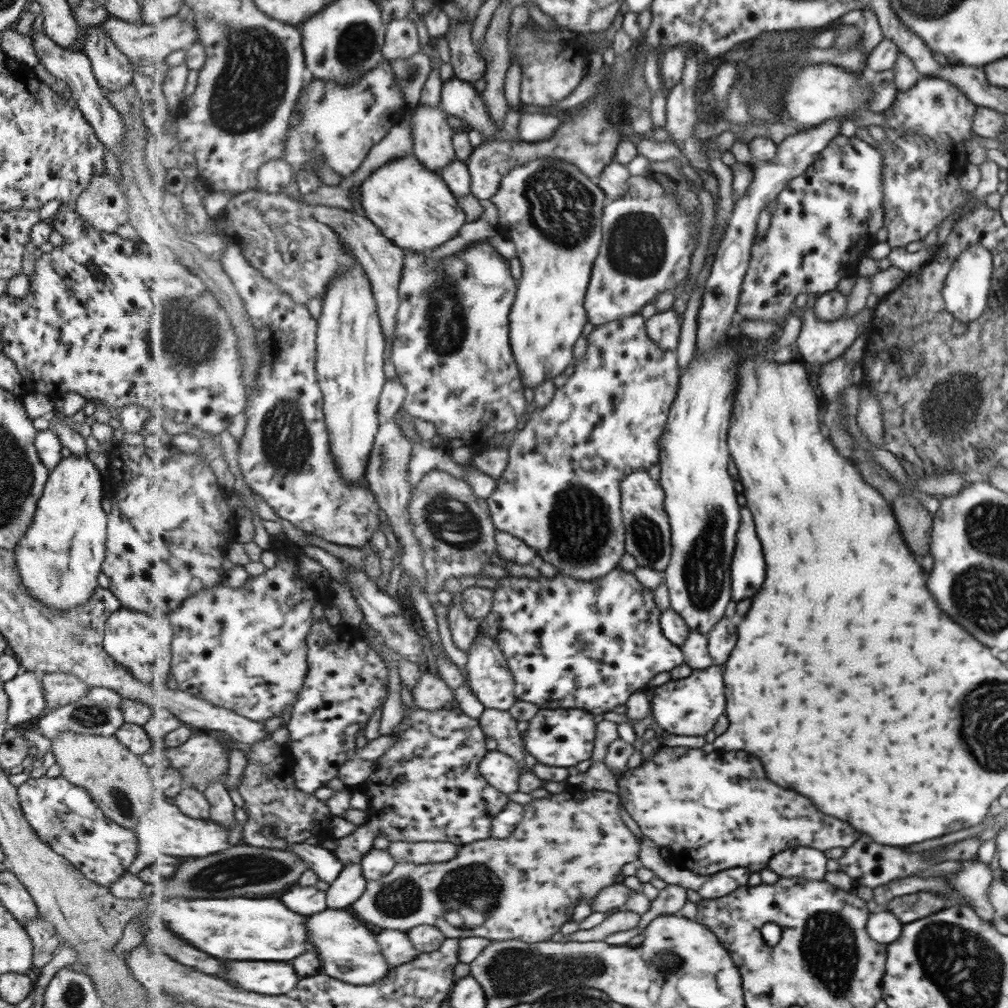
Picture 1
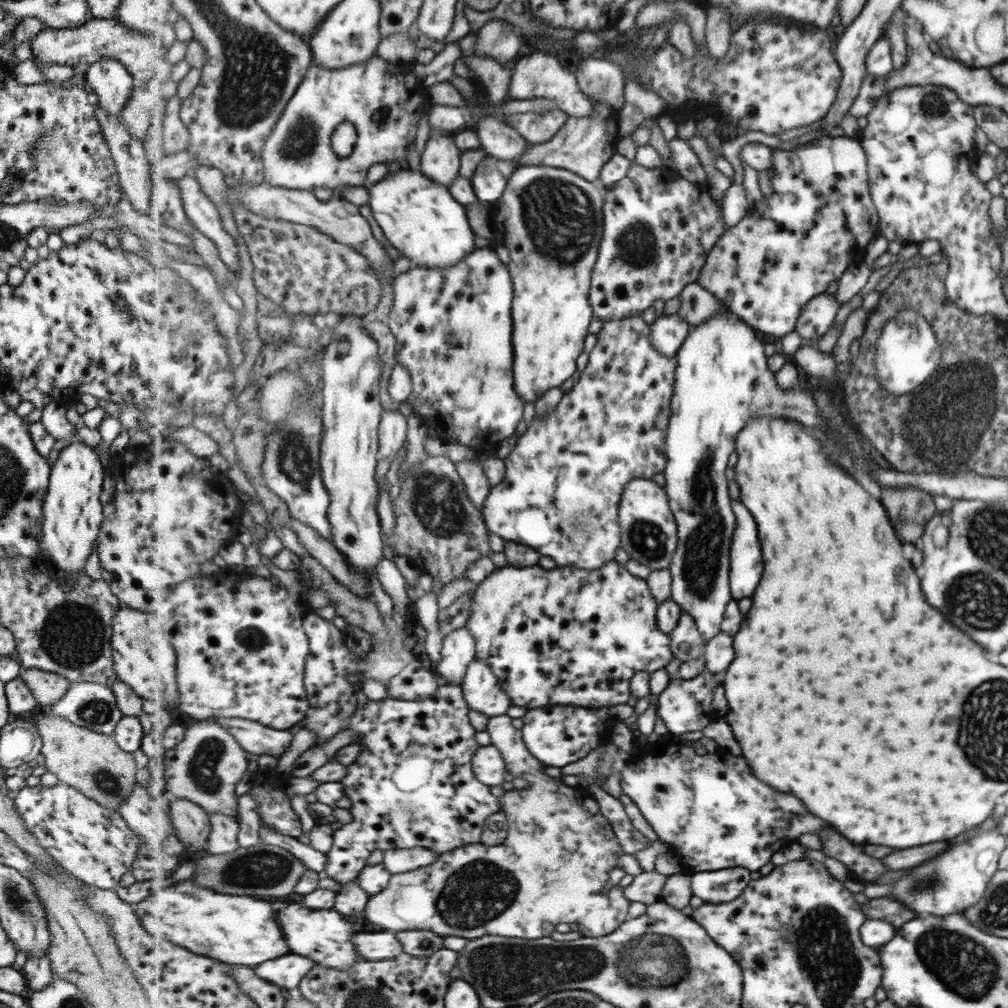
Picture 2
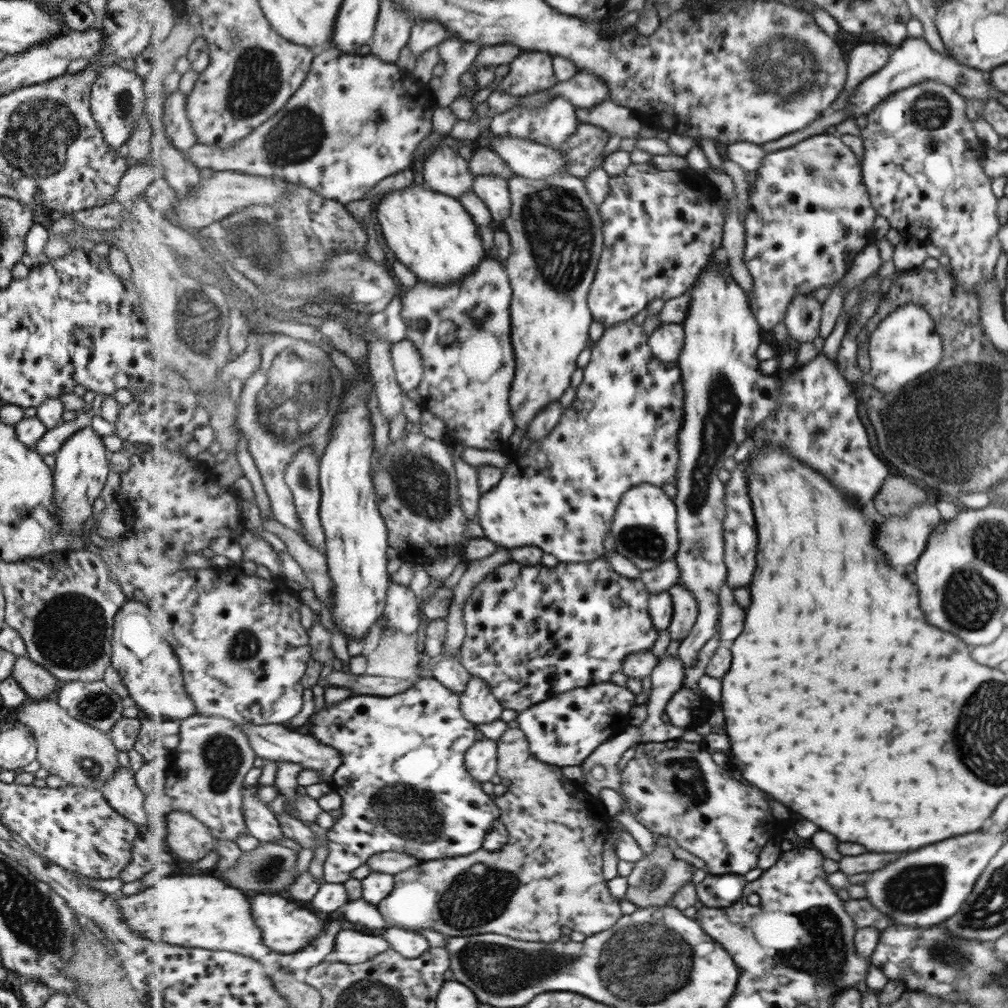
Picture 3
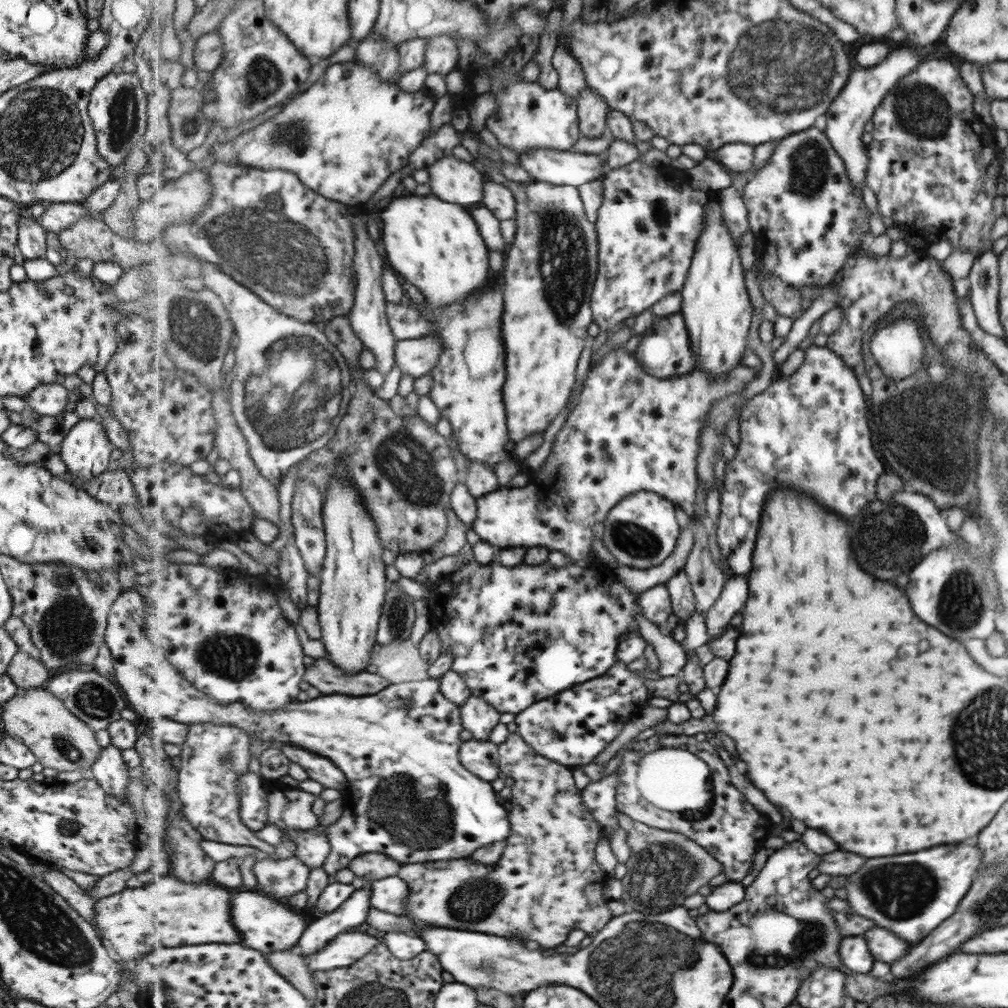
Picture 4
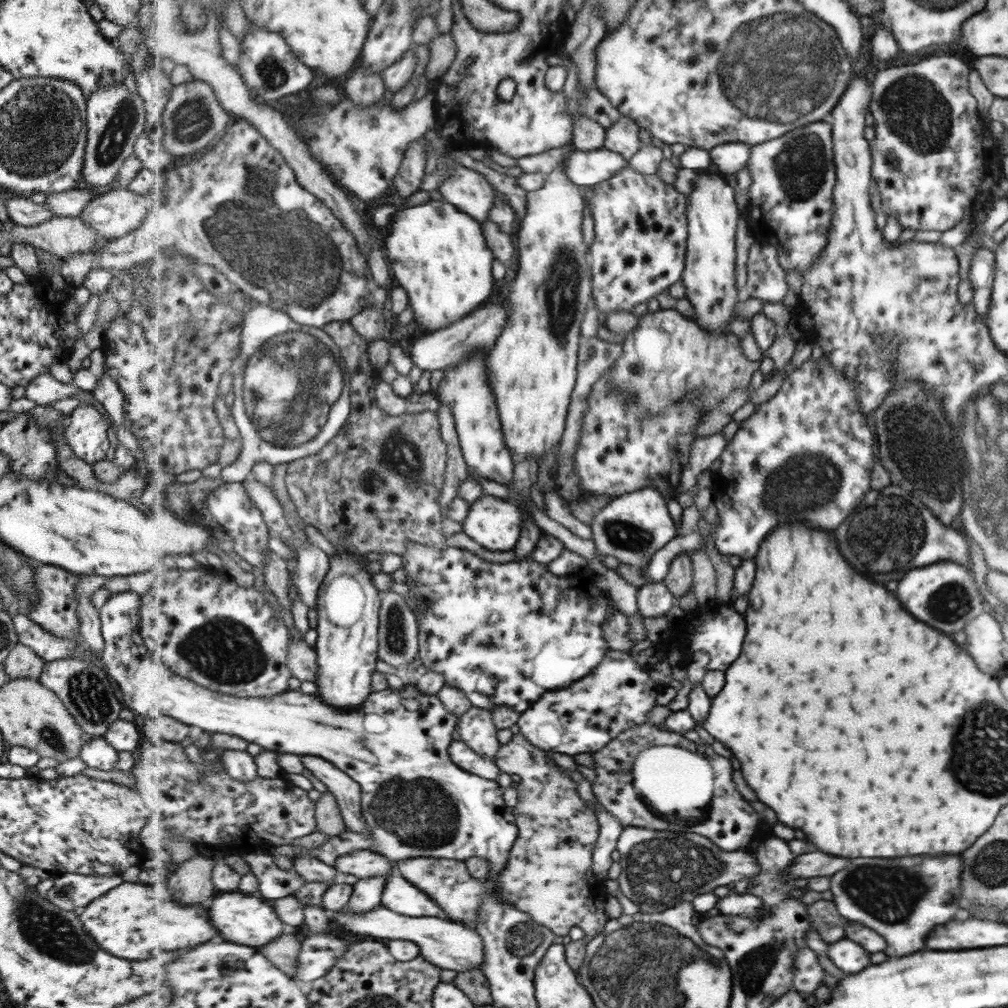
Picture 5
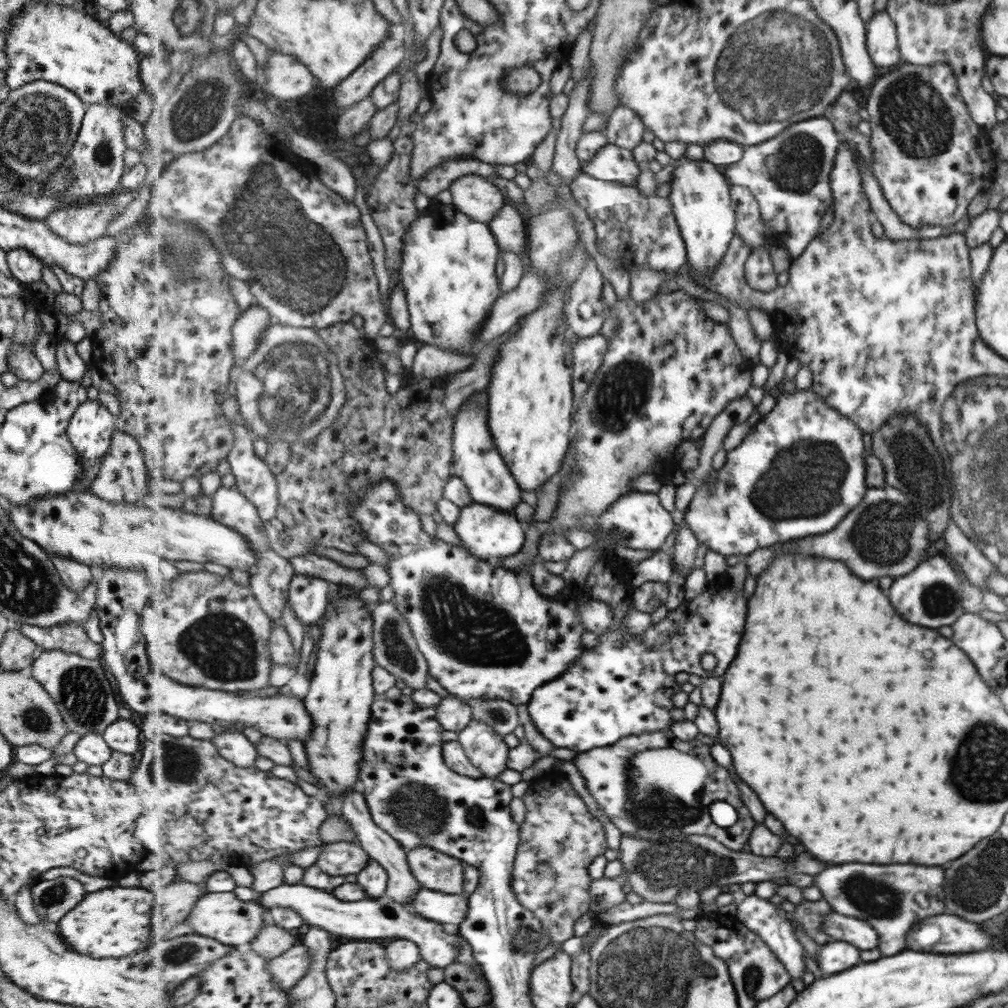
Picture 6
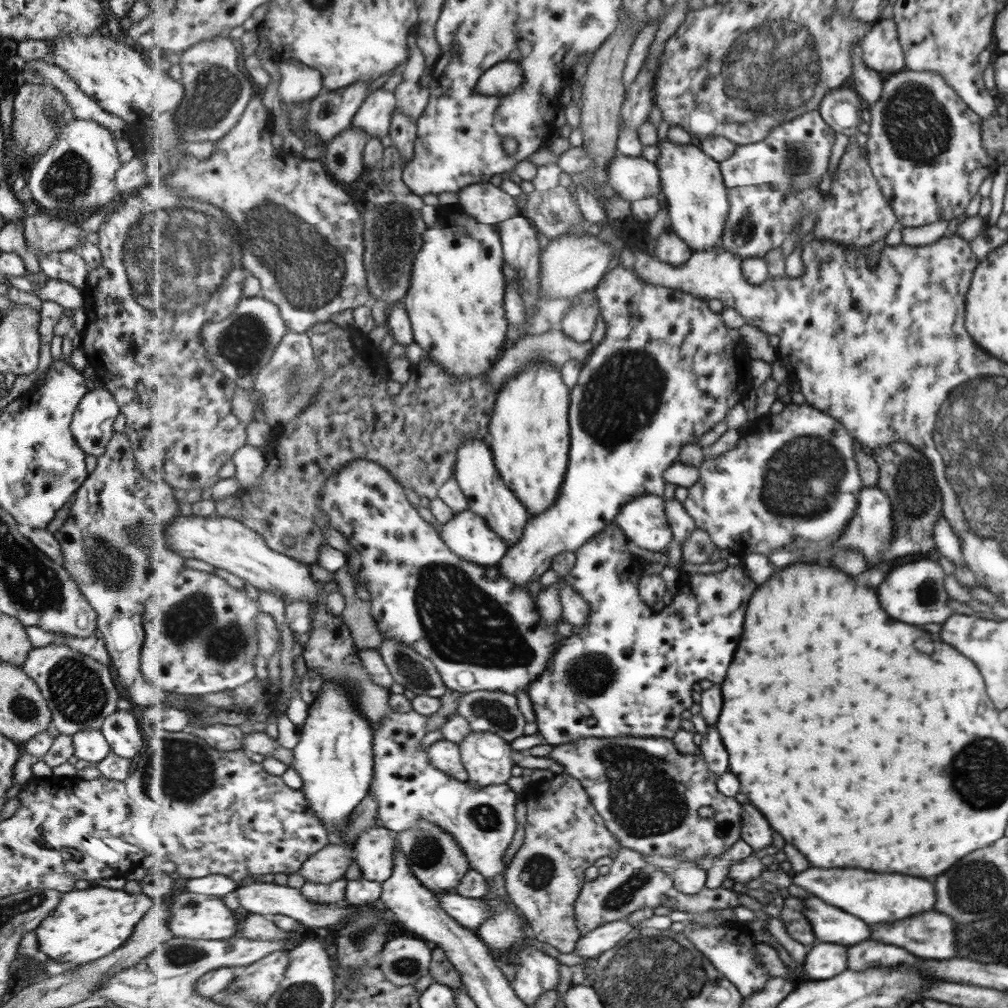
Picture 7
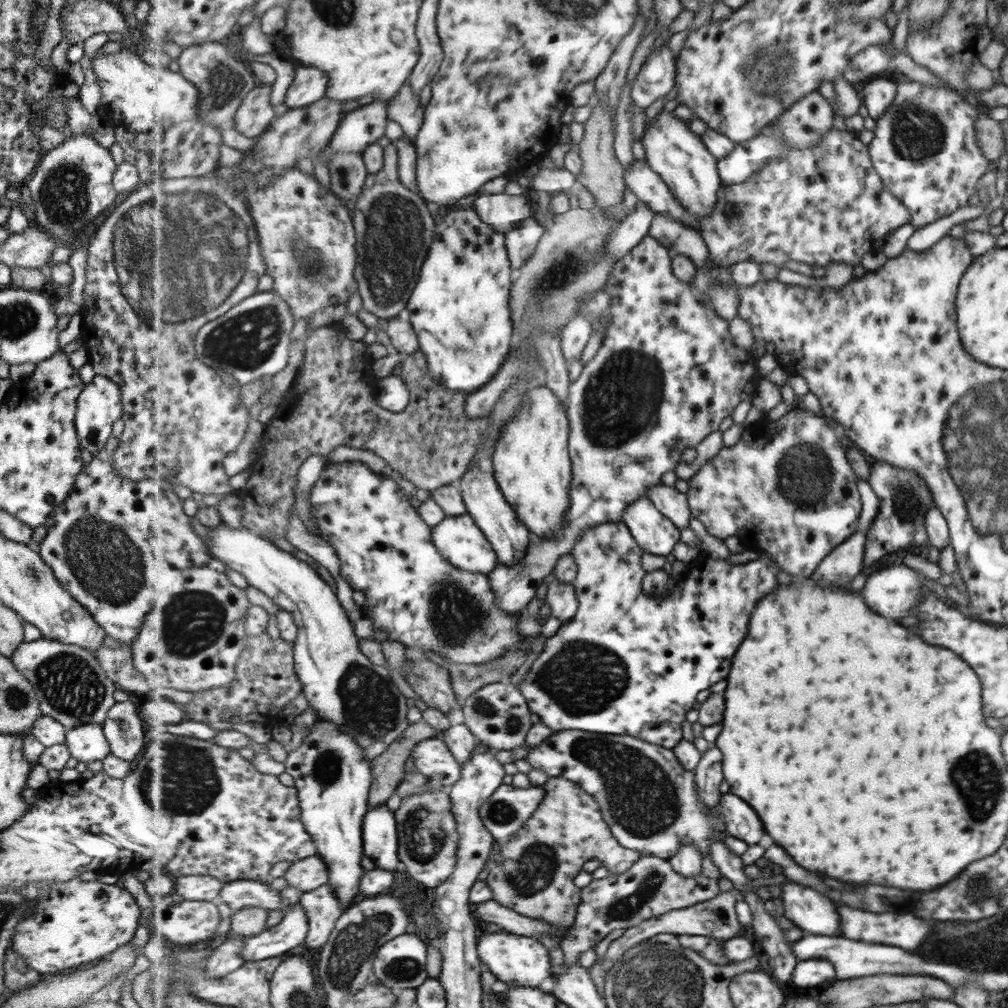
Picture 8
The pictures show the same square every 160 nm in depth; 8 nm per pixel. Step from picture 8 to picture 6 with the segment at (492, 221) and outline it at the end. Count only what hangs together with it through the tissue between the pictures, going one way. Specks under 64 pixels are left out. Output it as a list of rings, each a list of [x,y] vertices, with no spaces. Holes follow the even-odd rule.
[[[477,174],[458,178],[449,190],[455,206],[477,222],[490,223],[509,203],[490,179]]]

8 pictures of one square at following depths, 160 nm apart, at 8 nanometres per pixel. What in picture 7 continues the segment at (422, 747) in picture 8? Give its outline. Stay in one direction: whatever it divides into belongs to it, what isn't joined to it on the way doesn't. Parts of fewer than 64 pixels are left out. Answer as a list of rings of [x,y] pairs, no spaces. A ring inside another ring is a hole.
[[[442,738],[429,746],[428,753],[431,754],[433,766],[443,770],[445,774],[452,775],[453,778],[460,779],[461,782],[468,780],[459,744]]]

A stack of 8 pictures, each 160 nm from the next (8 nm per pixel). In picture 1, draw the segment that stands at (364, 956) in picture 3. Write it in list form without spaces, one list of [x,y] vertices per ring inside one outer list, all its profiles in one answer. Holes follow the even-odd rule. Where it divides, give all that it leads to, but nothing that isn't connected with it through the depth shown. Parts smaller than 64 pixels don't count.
[[[384,929],[376,939],[391,967],[413,962],[420,954],[409,938],[408,931]]]

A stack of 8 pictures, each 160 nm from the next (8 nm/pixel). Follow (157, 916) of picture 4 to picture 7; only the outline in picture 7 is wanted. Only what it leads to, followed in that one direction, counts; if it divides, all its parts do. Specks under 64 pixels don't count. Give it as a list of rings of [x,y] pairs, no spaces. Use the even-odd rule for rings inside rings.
[[[101,886],[86,890],[72,889],[35,928],[37,952],[47,959],[77,966],[97,961],[125,942],[135,925],[151,906],[145,895],[110,890]]]

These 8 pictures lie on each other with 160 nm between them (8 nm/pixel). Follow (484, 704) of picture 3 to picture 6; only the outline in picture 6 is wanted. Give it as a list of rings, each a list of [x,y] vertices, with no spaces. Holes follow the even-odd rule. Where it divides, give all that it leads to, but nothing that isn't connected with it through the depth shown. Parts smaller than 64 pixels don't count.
[[[473,719],[470,725],[458,733],[469,760],[487,778],[497,779],[510,767],[510,746],[504,736],[488,723]]]

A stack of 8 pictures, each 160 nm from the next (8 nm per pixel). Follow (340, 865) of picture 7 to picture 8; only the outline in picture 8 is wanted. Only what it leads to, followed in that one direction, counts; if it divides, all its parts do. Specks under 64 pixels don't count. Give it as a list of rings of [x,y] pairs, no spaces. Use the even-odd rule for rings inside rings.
[[[318,855],[313,857],[302,859],[301,861],[294,862],[283,874],[286,879],[288,887],[295,887],[303,893],[312,892],[328,884],[329,882],[330,869],[327,867],[327,863],[321,859]]]

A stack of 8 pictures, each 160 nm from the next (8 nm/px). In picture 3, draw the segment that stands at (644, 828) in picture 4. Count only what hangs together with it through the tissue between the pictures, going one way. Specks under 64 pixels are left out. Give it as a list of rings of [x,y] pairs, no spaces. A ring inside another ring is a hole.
[[[656,835],[655,852],[651,856],[645,856],[643,860],[639,860],[634,866],[634,870],[627,877],[628,891],[625,899],[635,903],[641,909],[649,908],[651,906],[665,906],[673,901],[677,891],[683,889],[688,882],[693,880],[695,874],[695,866],[689,864],[687,860],[677,860],[673,856],[672,847],[677,847],[678,844],[674,842],[669,836]]]

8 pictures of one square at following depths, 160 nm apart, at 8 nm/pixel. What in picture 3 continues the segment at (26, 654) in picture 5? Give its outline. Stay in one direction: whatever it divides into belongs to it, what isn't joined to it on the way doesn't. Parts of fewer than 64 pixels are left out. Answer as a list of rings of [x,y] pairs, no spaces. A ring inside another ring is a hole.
[[[26,656],[15,658],[10,676],[18,682],[21,690],[31,700],[54,697],[55,690],[61,684],[58,679],[49,674],[48,670]]]

